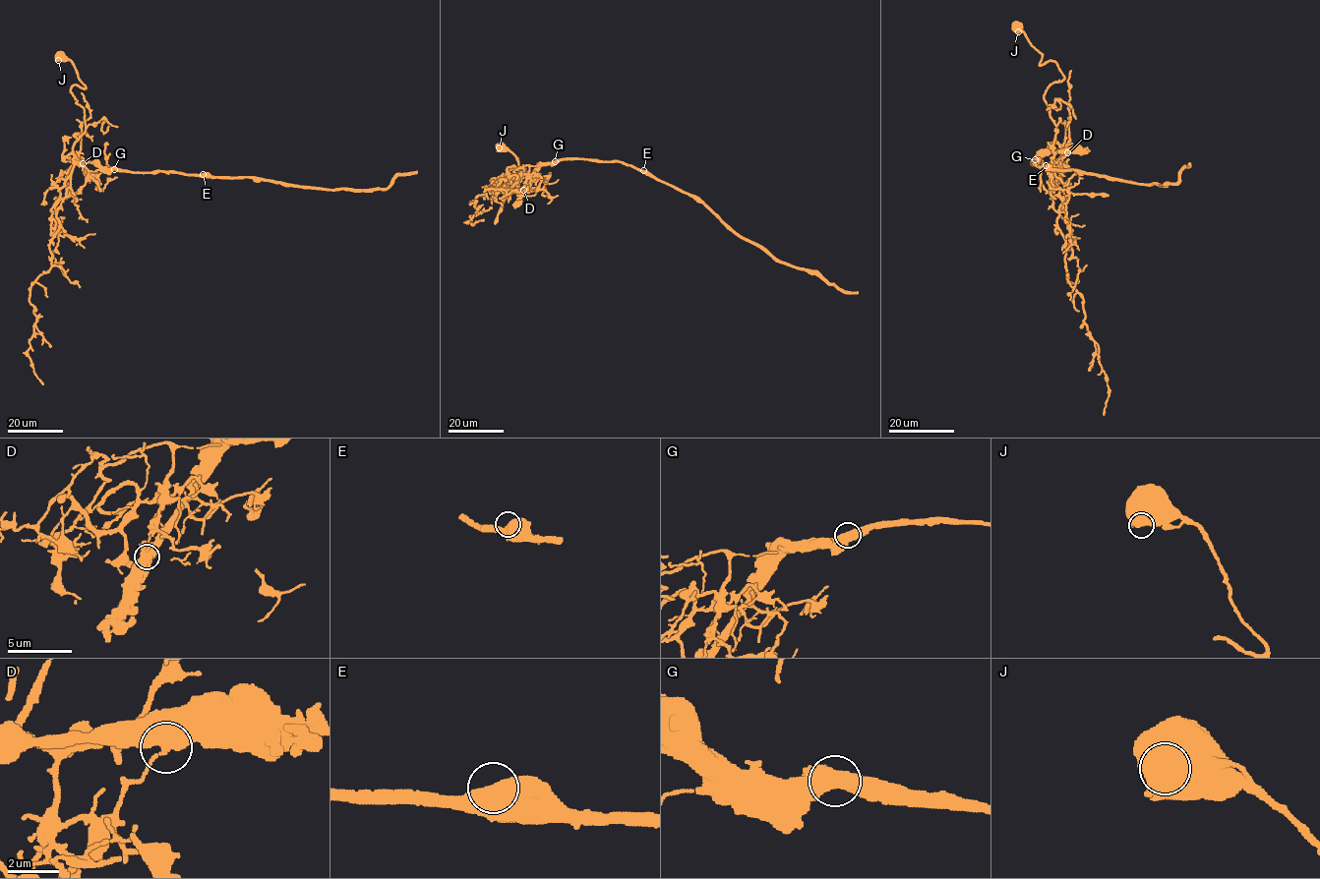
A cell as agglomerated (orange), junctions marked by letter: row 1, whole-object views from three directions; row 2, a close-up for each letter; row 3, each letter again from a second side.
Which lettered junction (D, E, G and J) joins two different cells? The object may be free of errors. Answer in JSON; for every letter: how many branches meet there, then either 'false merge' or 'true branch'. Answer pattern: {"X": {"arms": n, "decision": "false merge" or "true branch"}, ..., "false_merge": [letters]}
{"D": {"arms": 2, "decision": "false merge"}, "E": {"arms": 2, "decision": "true branch"}, "G": {"arms": 2, "decision": "true branch"}, "J": {"arms": 2, "decision": "true branch"}, "false_merge": ["D"]}

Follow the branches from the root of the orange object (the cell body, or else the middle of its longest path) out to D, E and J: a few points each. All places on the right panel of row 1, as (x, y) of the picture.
D: (1032, 163), (1042, 154), (1067, 152)
E: (1032, 163), (1046, 165)
J: (1032, 163), (1040, 163), (1056, 133), (1045, 91), (1064, 76), (1053, 61), (1041, 64), (1042, 54), (1018, 31)

